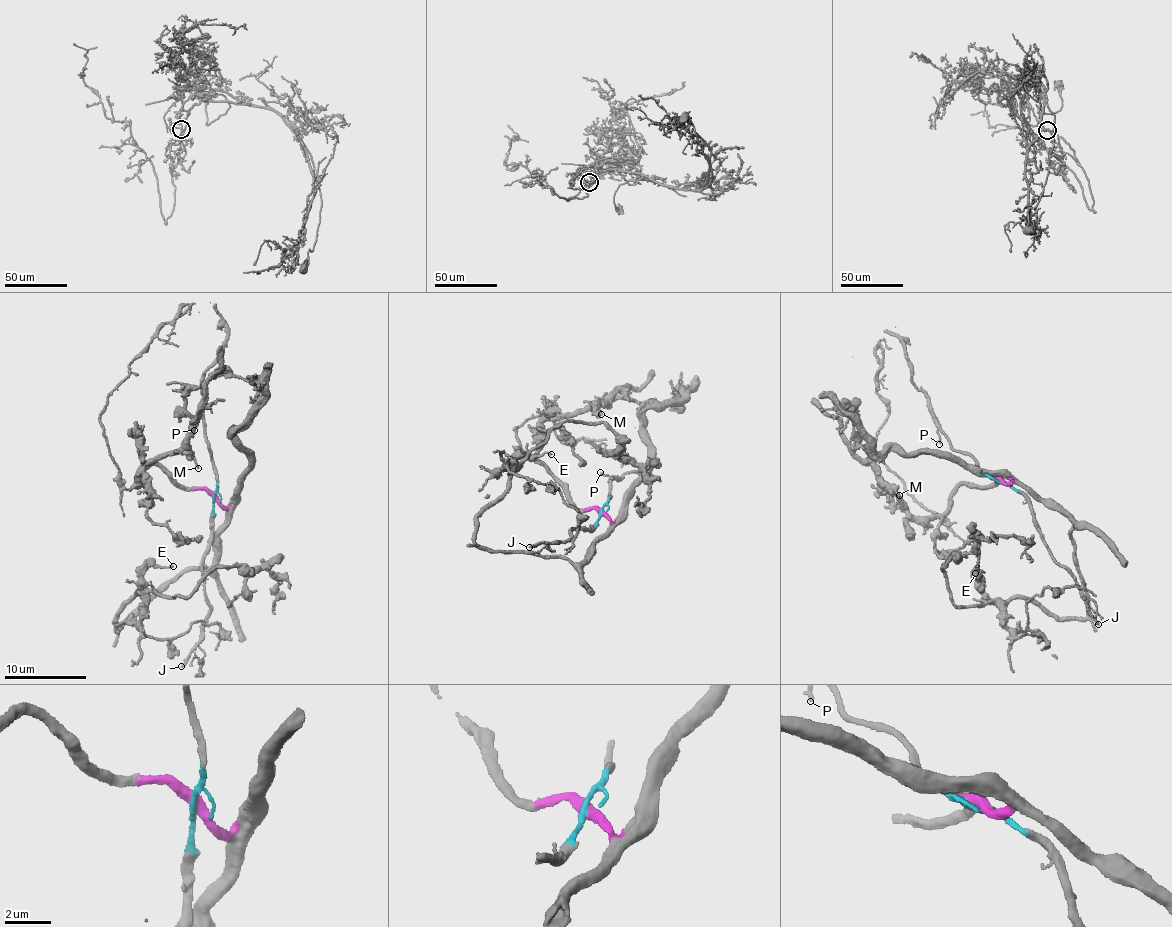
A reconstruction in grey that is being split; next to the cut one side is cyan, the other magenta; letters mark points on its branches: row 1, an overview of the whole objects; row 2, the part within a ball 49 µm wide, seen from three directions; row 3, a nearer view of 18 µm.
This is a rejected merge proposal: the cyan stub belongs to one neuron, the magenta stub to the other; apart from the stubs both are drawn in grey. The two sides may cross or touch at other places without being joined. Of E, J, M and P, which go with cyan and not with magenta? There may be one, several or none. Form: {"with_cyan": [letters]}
{"with_cyan": ["J", "P"]}

